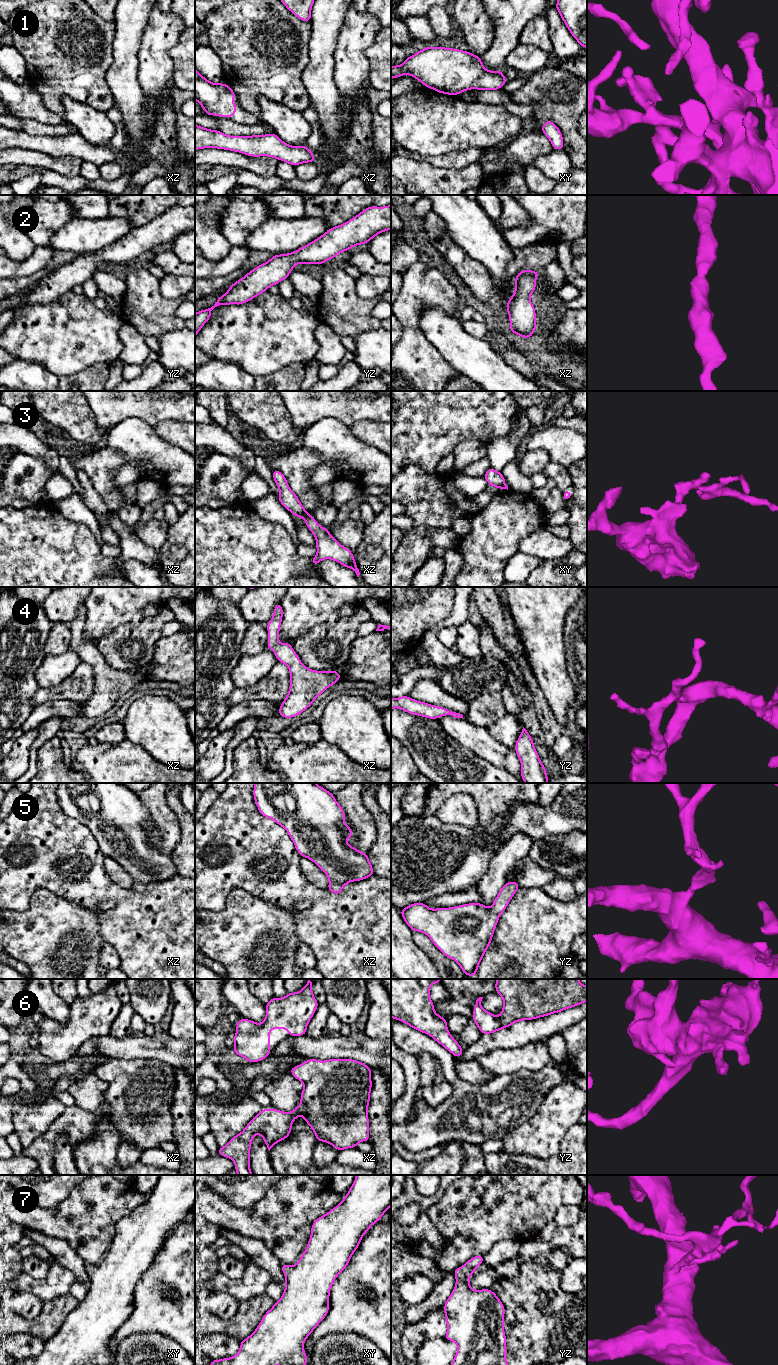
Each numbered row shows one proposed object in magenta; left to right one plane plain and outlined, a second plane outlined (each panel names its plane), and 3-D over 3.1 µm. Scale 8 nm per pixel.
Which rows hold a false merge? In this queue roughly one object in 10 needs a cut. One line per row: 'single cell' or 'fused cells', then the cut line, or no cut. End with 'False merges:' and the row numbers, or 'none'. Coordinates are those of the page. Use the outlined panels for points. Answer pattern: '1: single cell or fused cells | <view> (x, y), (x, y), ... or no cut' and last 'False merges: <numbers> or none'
1: single cell | no cut
2: single cell | no cut
3: fused cells | xz (309, 514), (303, 518)
4: single cell | no cut
5: single cell | no cut
6: single cell | no cut
7: single cell | no cut
False merges: 3

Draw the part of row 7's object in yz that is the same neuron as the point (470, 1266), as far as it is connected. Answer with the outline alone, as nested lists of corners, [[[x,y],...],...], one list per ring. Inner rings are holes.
[[[477,1255],[453,1271],[456,1284],[443,1308],[447,1323],[445,1339],[458,1346],[451,1365],[508,1365],[503,1328],[505,1307],[491,1289],[473,1290],[470,1286],[470,1275],[483,1261],[484,1257]]]

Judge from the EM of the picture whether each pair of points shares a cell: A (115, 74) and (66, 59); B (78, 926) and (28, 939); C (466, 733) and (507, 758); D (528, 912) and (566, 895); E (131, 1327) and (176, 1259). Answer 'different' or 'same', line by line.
A: different
B: same
C: same
D: different
E: same

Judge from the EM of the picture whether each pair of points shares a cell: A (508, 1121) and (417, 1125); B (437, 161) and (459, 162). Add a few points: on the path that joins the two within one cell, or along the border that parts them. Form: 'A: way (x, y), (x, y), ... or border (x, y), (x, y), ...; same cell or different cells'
A: way (485, 1121), (449, 1121), (440, 1125); same cell
B: way (442, 161), (454, 161); same cell

